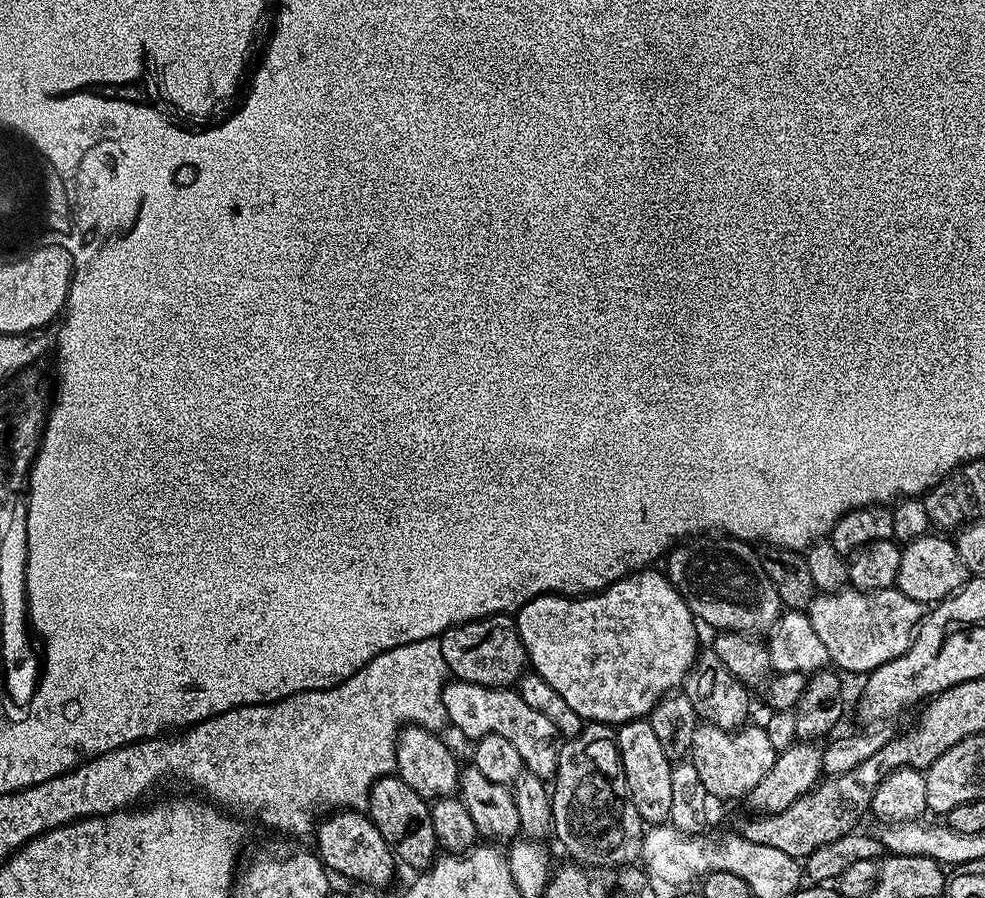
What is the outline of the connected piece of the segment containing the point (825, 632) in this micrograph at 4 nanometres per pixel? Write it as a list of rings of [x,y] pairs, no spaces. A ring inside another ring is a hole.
[[[849,586],[837,592],[817,593],[806,613],[816,635],[828,650],[830,662],[839,671],[862,676],[900,657],[909,649],[928,608],[925,604],[907,598],[894,586],[874,592],[864,592]]]

